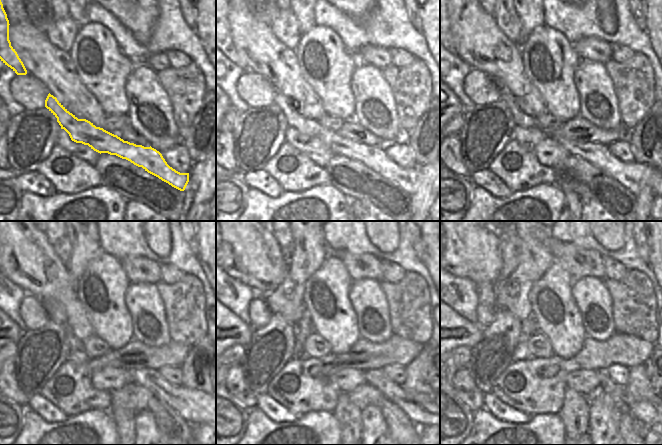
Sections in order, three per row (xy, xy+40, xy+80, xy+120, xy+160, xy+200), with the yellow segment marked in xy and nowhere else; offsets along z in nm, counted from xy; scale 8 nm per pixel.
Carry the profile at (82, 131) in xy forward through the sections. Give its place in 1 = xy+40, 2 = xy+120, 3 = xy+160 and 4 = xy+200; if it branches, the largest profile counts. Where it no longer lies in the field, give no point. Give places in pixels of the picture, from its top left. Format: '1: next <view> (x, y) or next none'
1: next xy+40 (375, 158)
2: next xy+120 (194, 406)
3: next xy+160 (419, 407)
4: next xy+200 (643, 411)

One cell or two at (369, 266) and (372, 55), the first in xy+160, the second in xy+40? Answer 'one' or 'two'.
one

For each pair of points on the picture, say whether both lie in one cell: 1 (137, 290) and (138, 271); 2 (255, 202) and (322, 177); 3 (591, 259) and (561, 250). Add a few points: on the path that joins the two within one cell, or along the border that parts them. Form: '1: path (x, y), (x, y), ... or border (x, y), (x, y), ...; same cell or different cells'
1: border (131, 282), (151, 282), (154, 284); different cells
2: border (309, 188), (299, 192), (283, 191); different cells
3: path (584, 259), (572, 258), (568, 255); same cell

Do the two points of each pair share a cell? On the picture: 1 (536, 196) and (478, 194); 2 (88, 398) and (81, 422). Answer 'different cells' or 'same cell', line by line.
1: same cell
2: different cells

